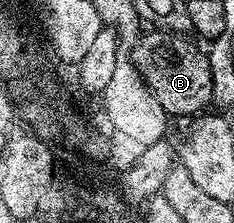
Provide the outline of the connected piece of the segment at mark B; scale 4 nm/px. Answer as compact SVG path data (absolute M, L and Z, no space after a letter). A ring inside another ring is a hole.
M149 30L132 45L131 59L139 70L142 80L151 90L151 94L163 106L163 110L170 116L193 116L196 112L204 113L205 107L213 104L213 91L211 90L211 66L208 55L201 52L189 41L190 37L176 32L162 32L160 30Z

